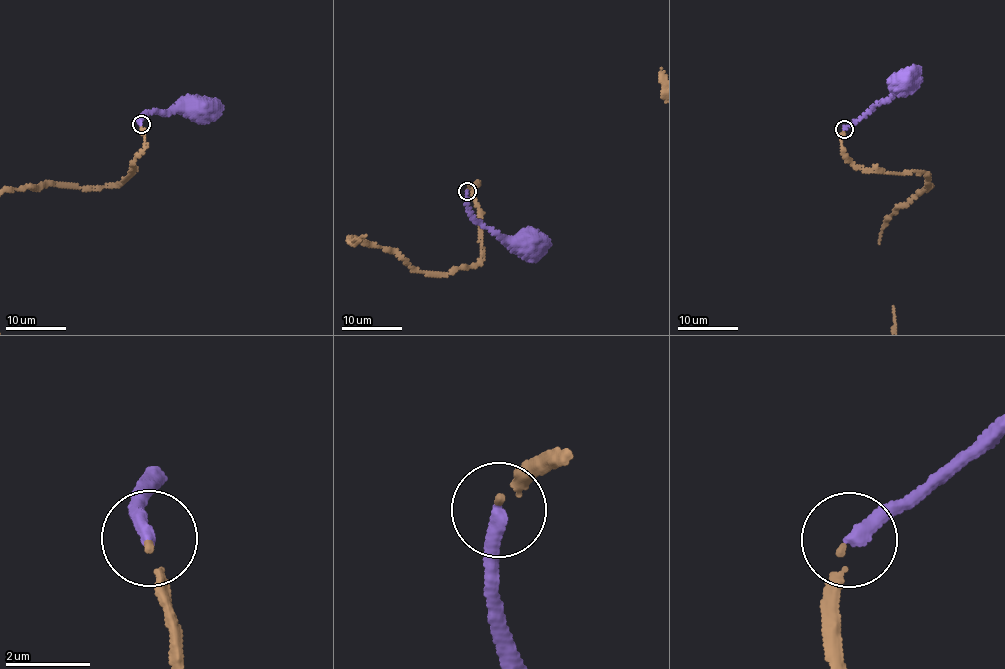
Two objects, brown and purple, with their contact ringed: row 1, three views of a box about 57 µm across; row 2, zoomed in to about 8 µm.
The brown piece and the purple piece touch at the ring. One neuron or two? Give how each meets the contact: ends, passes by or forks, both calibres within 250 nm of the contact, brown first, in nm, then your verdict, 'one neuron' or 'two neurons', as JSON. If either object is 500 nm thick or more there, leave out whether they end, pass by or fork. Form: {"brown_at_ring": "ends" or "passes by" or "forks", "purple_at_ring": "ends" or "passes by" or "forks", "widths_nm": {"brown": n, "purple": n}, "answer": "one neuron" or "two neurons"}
{"brown_at_ring": "ends", "purple_at_ring": "ends", "widths_nm": {"brown": 90, "purple": 340}, "answer": "one neuron"}

